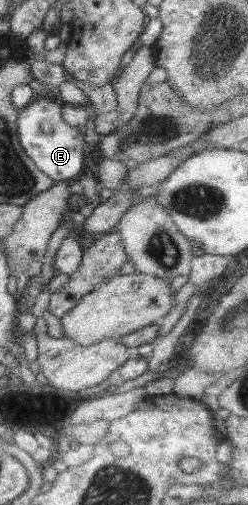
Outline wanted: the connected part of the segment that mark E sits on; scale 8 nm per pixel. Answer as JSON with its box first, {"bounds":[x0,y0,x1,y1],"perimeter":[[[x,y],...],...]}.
{"bounds":[17,96,84,182],"perimeter":[[[36,96],[18,111],[17,138],[23,152],[45,175],[58,182],[73,180],[83,171],[84,135],[80,127],[75,128],[64,122],[60,104],[55,99]]]}

